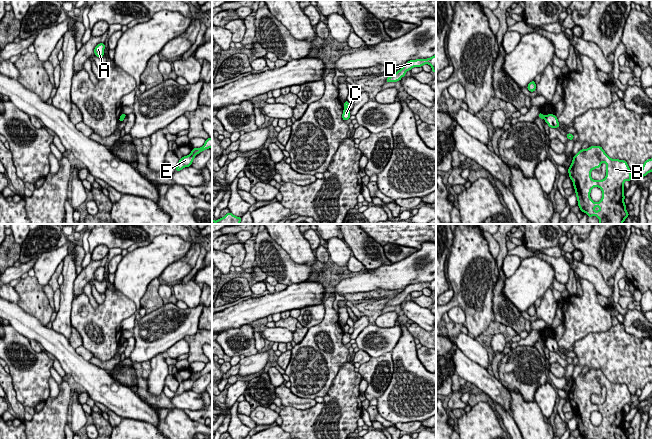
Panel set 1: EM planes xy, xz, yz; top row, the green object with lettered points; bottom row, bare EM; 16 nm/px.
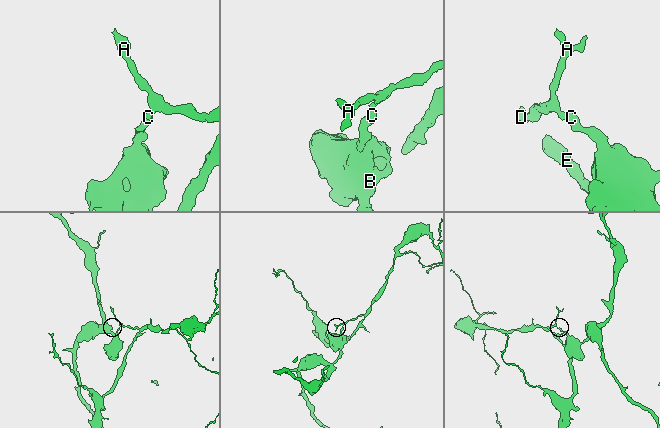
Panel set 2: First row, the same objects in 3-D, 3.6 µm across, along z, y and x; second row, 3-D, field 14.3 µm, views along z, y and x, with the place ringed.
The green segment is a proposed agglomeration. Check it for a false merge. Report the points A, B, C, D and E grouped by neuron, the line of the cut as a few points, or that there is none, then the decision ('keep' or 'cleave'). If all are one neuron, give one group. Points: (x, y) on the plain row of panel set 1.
A D E / B C; cut in xz along (347, 331), (344, 333); cleave

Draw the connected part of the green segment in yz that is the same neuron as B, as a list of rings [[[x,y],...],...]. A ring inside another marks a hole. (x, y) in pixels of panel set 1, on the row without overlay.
[[[590,370],[587,373],[581,373],[574,379],[572,387],[568,392],[569,402],[573,406],[578,430],[580,435],[587,439],[629,439],[624,427],[624,406],[631,403],[631,393],[625,384],[611,383],[601,370]],[[606,387],[606,400],[603,404],[593,404],[591,395],[601,391],[601,388]],[[599,411],[602,415],[602,422],[599,426],[594,426],[591,421],[591,413]]]

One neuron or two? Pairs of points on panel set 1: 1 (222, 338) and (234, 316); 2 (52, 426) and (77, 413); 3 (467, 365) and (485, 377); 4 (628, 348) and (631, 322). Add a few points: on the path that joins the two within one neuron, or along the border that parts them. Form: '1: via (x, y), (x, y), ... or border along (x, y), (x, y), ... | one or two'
1: border along (249, 323), (229, 328), (222, 332) | two
2: border along (68, 417), (70, 421) | two
3: via (471, 369), (481, 377) | one
4: border along (622, 323), (627, 332), (641, 338) | two

